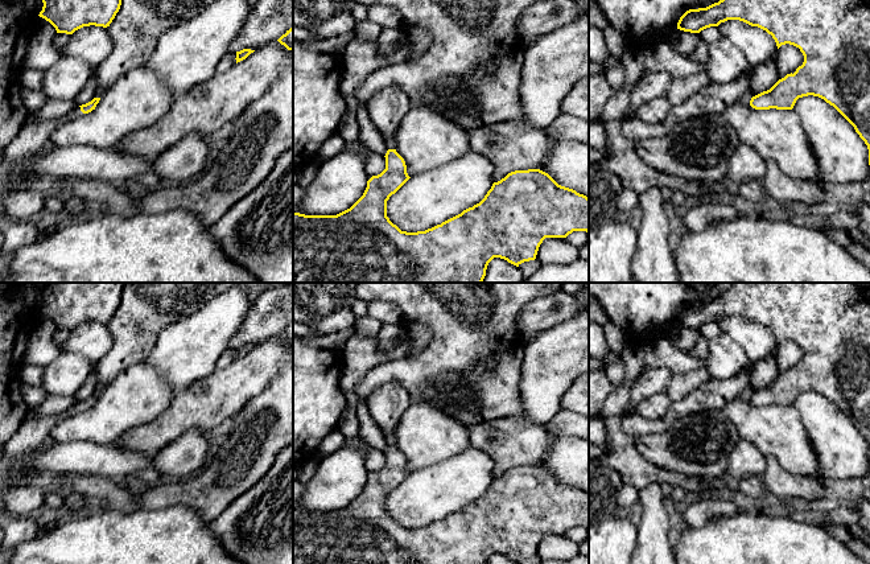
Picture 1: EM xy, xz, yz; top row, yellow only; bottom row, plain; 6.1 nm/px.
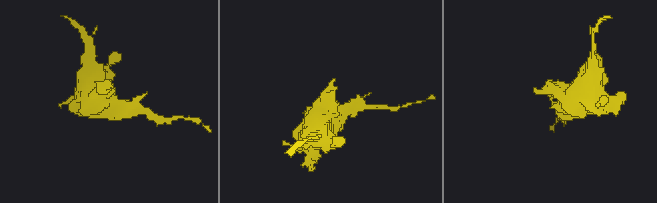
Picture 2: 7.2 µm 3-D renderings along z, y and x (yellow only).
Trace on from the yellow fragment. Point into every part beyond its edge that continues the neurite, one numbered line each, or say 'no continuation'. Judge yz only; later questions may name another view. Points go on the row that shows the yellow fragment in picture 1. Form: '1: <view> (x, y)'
no continuation

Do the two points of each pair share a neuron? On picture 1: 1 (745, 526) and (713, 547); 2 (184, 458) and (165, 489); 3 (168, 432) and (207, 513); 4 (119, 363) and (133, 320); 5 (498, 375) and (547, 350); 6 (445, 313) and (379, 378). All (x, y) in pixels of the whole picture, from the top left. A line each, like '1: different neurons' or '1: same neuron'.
1: same neuron
2: different neurons
3: different neurons
4: same neuron
5: different neurons
6: same neuron

